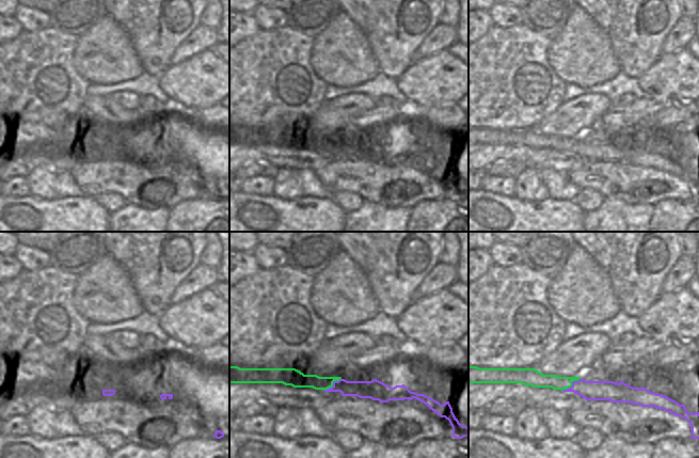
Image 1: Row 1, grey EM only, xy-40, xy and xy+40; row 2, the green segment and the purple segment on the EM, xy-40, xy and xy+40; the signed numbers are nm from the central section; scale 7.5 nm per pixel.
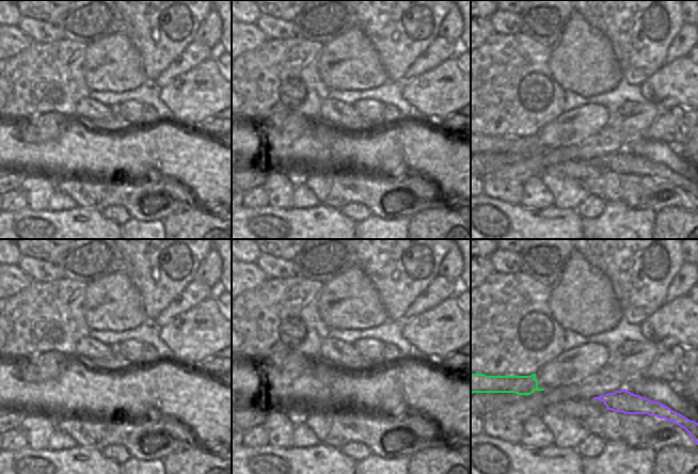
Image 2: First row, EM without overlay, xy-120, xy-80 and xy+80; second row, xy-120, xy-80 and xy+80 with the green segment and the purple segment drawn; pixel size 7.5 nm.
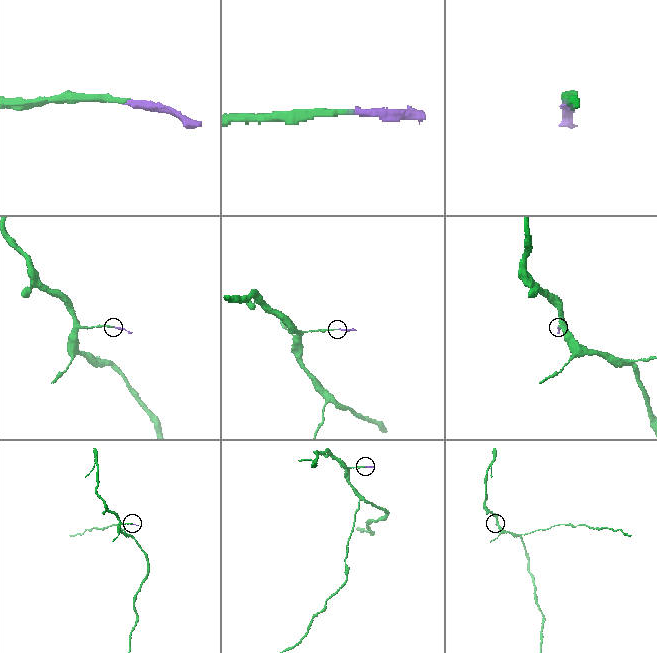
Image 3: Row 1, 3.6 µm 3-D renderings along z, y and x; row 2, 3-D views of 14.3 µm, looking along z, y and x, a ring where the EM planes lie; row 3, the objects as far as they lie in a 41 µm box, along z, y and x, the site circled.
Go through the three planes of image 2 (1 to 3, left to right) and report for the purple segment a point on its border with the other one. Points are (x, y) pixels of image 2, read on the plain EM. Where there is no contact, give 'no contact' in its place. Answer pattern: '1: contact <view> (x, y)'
1: no contact
2: no contact
3: no contact

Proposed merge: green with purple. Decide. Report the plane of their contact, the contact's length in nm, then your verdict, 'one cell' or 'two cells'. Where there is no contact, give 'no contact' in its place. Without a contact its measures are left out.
meets green in xy; contact 170 nm long; one cell

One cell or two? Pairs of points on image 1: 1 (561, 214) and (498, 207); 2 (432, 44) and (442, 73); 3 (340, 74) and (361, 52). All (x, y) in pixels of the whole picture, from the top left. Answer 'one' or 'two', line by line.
1: one
2: two
3: one

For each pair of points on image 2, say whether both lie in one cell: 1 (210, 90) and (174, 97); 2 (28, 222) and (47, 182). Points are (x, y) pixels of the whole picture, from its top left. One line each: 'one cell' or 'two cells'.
1: one cell
2: two cells

